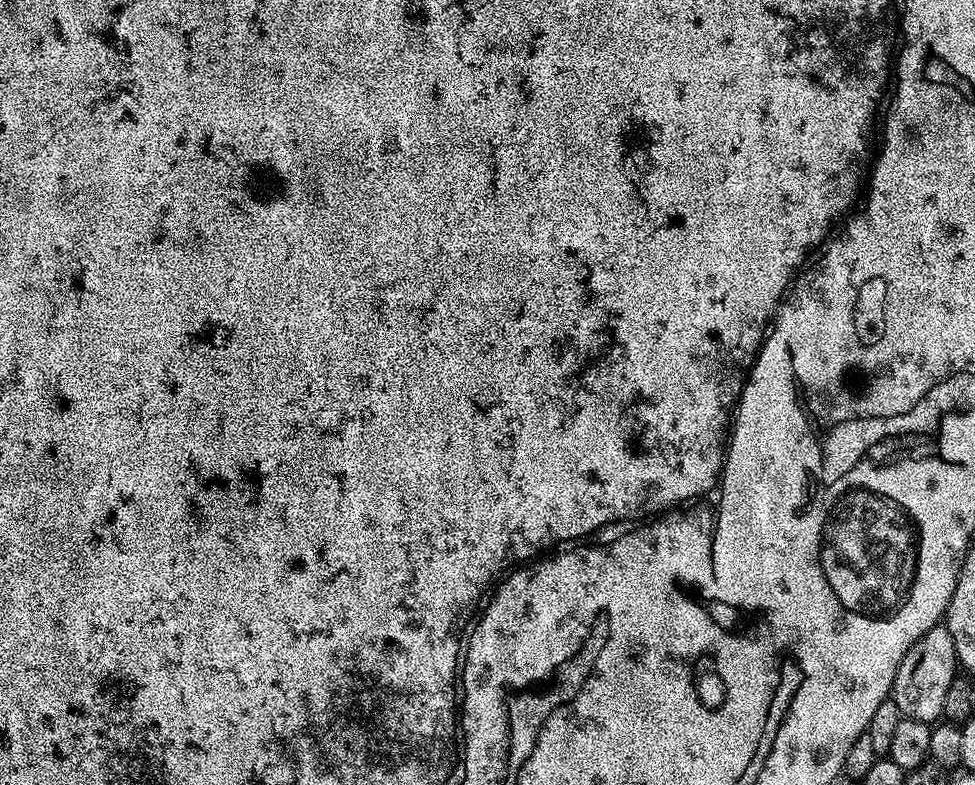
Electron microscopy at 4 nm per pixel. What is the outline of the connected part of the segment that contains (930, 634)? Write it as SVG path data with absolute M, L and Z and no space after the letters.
M947 623L934 625L902 658L892 683L891 699L898 706L901 717L909 720L921 720L931 725L943 717L942 702L946 702L946 690L950 690L952 681L958 676L958 661L954 650L954 638L950 638Z

